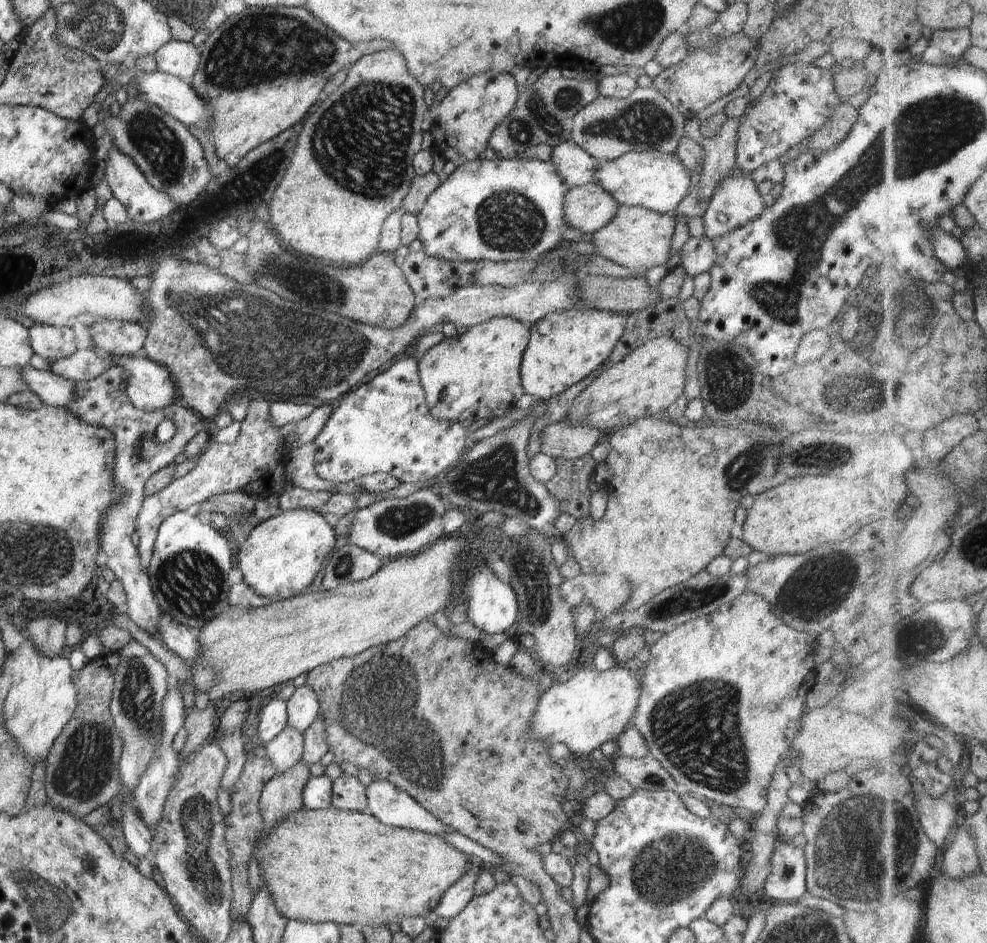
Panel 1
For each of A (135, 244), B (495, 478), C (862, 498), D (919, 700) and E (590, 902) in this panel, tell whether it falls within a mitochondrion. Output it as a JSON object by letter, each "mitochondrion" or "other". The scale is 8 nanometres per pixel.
{"A":"other","B":"mitochondrion","C":"other","D":"other","E":"other"}

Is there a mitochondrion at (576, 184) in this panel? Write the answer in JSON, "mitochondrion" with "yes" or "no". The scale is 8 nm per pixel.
{"mitochondrion":"no"}

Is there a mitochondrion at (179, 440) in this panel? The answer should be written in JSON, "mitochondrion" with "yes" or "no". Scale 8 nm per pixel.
{"mitochondrion":"no"}

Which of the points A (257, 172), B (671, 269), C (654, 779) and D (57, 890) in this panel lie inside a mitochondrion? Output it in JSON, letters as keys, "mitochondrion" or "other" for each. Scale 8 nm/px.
{"A":"other","B":"other","C":"mitochondrion","D":"mitochondrion"}

